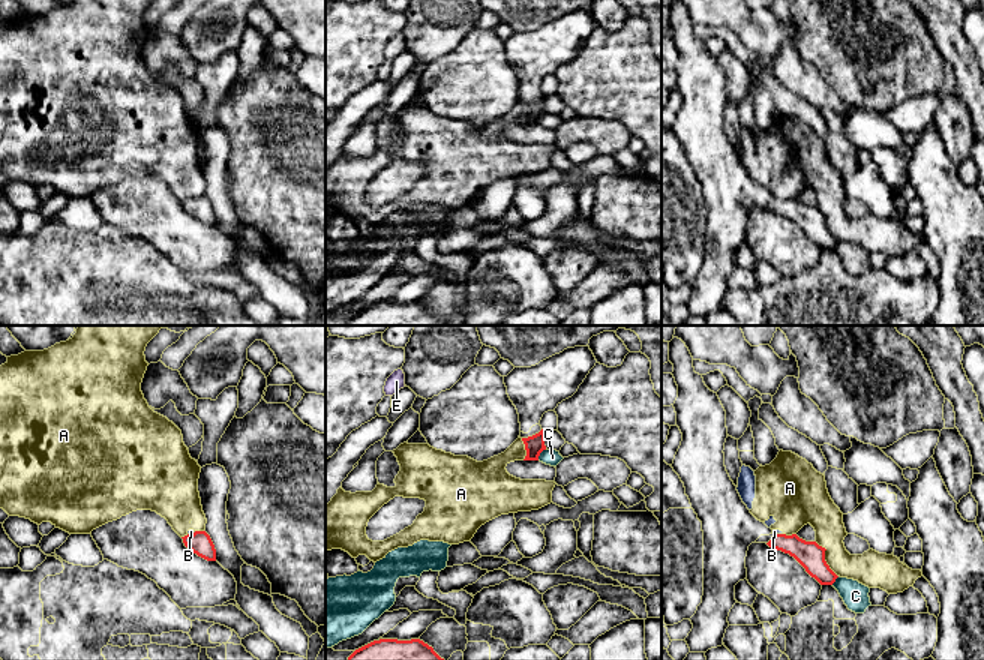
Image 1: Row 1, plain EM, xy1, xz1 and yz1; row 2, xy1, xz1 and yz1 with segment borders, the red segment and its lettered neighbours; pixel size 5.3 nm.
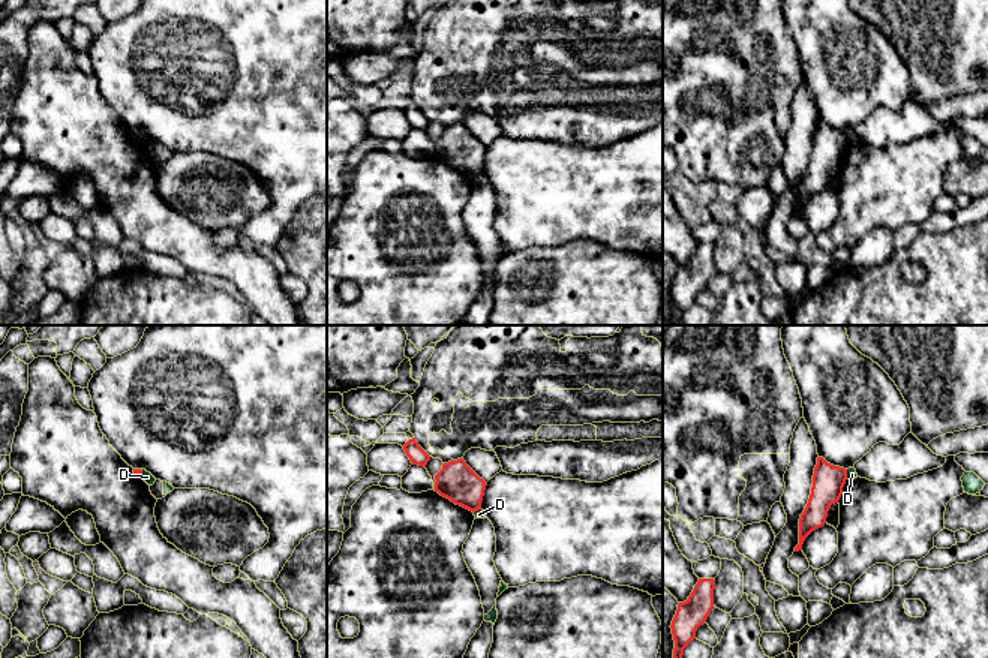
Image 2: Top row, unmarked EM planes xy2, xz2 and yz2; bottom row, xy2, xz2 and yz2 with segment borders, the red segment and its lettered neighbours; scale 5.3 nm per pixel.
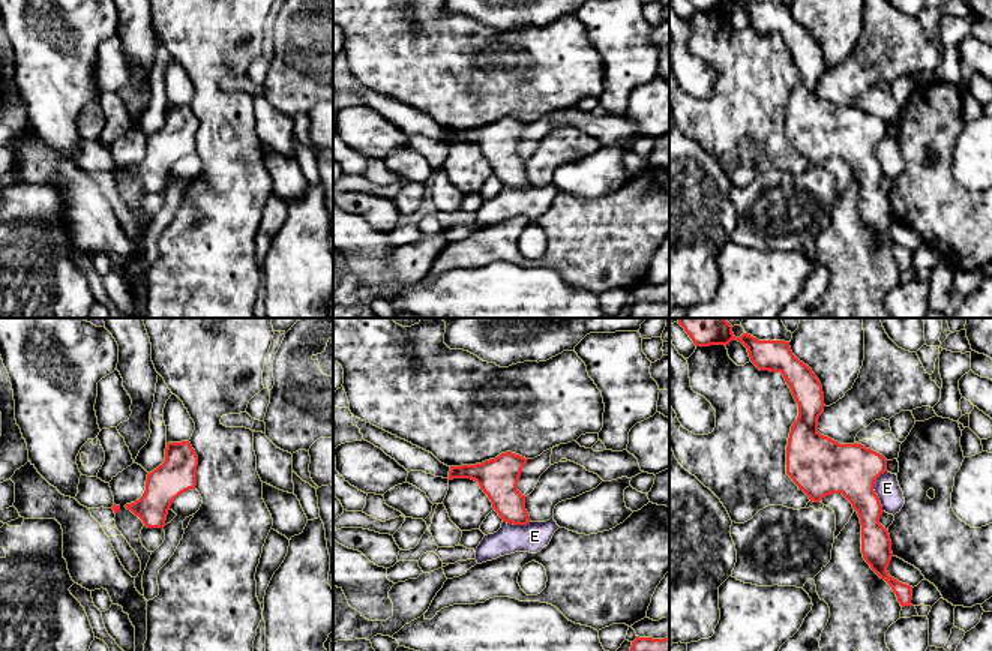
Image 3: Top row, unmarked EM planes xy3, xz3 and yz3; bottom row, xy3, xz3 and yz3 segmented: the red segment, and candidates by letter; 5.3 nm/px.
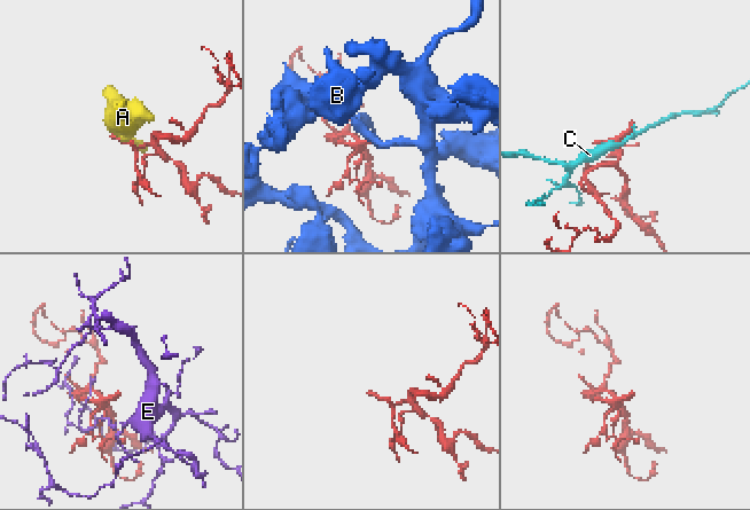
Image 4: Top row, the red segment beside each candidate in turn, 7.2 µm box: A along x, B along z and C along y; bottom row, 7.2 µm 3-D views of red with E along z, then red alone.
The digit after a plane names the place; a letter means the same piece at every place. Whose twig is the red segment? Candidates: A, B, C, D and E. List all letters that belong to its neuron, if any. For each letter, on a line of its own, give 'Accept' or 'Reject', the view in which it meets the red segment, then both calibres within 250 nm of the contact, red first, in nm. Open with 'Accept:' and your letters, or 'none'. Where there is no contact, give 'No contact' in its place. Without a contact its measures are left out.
Accept: none
A: Reject. Touches red in yz1. Thickness 150 nm (red) against 180 nm
B: Reject. Touches red in yz1. Thickness 150 nm (red) against 30 nm
C: Reject. Touches red in xz1. Thickness 100 nm (red) against 90 nm
D: Reject. Touches red in yz2. Thickness 170 nm (red) against 50 nm
E: Reject. Touches red in yz3. Thickness 280 nm (red) against 130 nm

